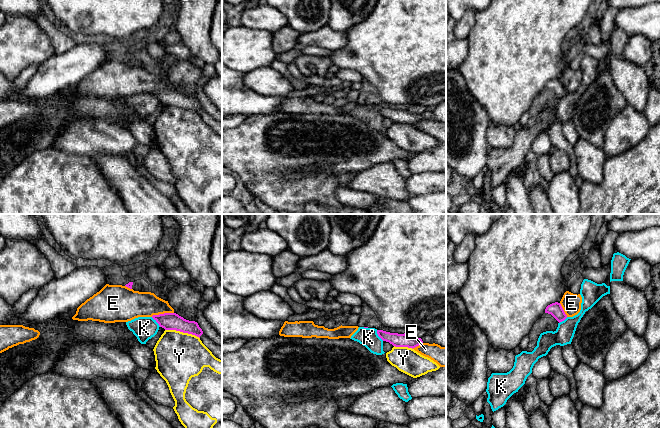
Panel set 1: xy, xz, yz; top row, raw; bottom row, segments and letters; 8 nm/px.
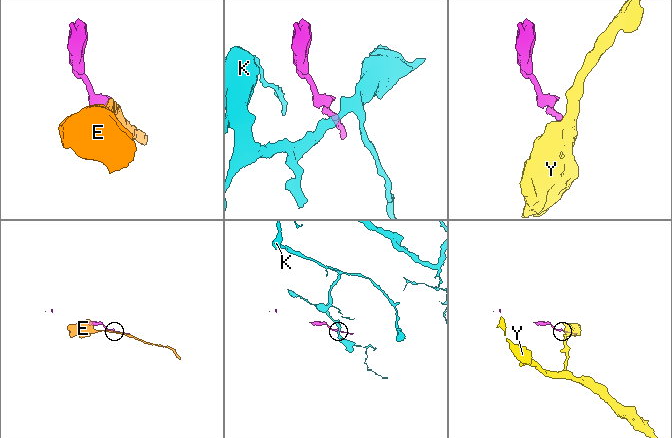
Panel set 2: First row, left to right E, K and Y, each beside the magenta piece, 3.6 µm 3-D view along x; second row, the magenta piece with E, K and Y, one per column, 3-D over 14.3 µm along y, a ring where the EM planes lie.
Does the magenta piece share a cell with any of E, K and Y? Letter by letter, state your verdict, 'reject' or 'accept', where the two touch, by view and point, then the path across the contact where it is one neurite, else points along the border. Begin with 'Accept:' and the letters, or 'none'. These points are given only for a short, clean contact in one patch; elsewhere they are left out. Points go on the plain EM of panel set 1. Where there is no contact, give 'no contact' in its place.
Accept: none
E: reject; contact xy (162, 90)
K: reject; contact xy (156, 97); border xy (151, 93), (160, 102)
Y: reject; contact xy (182, 107)

